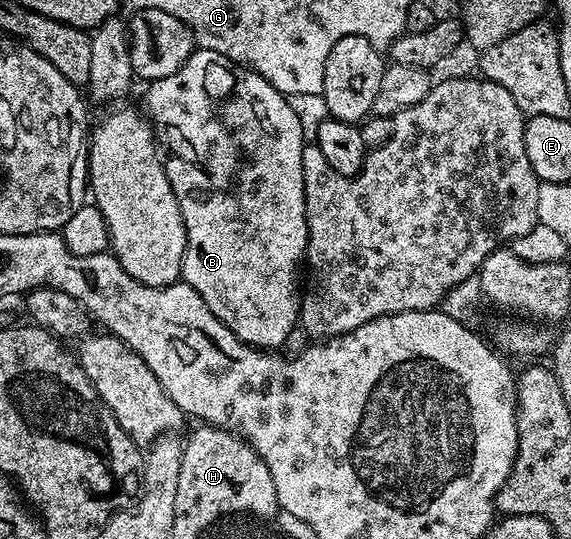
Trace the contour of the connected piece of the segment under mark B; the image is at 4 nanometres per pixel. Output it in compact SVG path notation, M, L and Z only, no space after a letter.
M195 48L180 68L146 88L145 116L164 154L168 183L180 203L186 228L181 280L191 285L216 315L244 343L281 350L300 321L298 264L306 256L308 223L302 147L304 138L287 98L259 73L229 61L211 49Z

